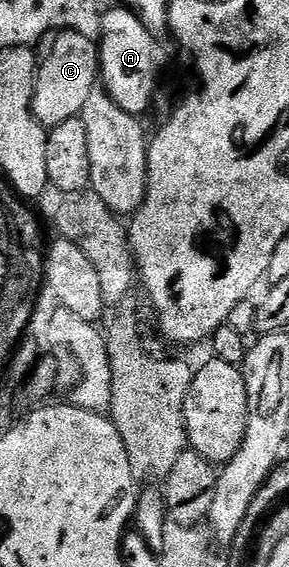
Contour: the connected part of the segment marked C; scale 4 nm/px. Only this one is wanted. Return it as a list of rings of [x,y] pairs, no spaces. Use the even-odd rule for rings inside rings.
[[[75,31],[52,34],[45,47],[45,54],[42,52],[39,57],[37,81],[33,84],[33,114],[40,125],[52,127],[78,116],[83,103],[87,103],[87,95],[98,88],[99,49],[94,38]]]

